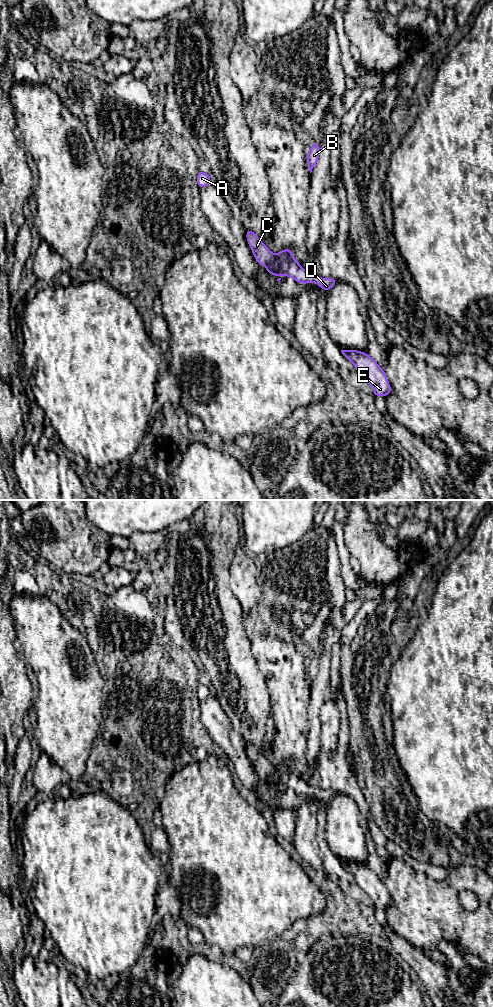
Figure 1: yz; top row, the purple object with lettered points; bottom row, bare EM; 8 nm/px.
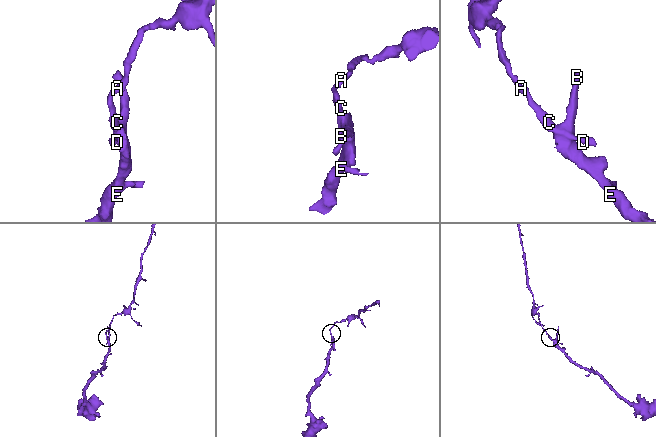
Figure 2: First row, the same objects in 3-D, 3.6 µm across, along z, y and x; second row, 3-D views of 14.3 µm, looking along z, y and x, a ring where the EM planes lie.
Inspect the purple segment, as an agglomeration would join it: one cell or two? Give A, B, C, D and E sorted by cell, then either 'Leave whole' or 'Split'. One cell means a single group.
Groups: A C D / B E. Split

